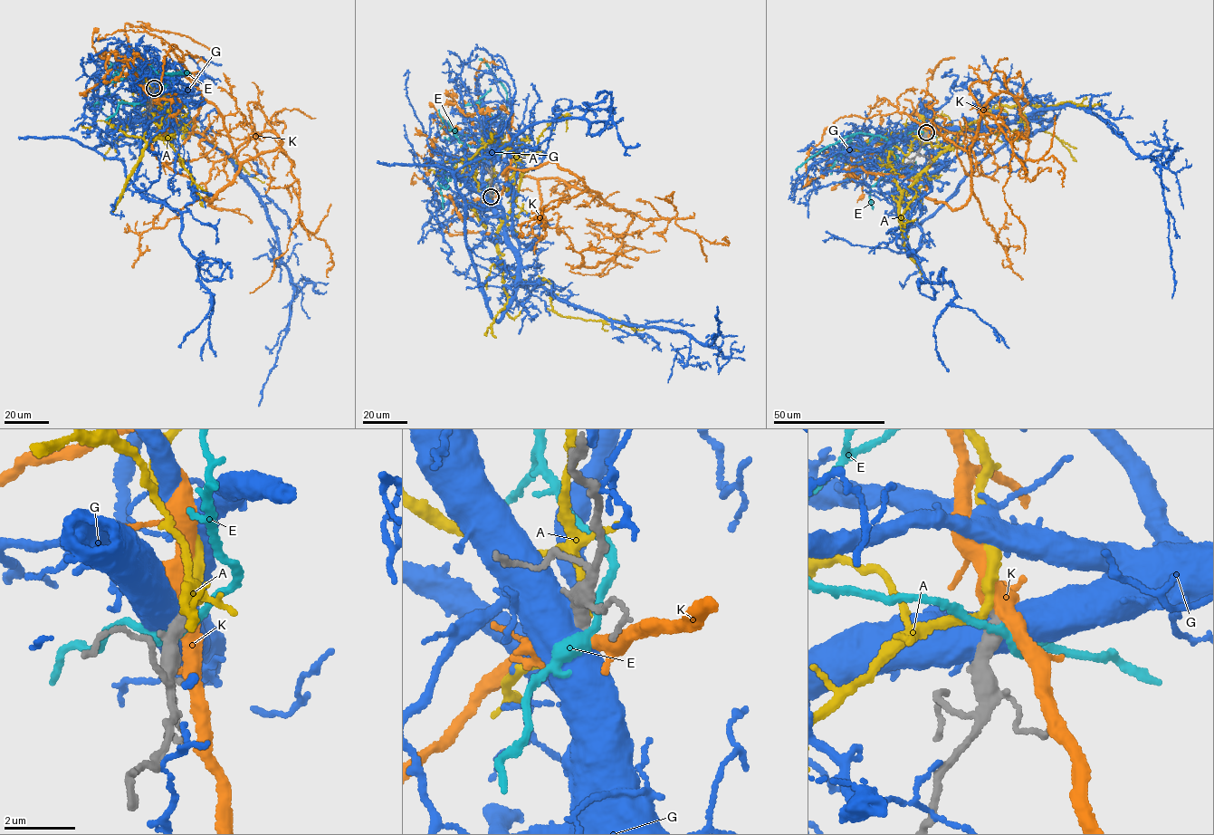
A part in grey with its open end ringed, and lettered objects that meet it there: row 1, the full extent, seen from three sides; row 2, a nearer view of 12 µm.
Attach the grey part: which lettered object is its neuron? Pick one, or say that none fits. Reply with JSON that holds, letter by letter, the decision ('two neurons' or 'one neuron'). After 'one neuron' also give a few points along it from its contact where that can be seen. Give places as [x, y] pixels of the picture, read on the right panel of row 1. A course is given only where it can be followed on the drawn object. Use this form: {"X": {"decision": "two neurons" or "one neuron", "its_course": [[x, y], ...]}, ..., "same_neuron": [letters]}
{"A": {"decision": "two neurons"}, "E": {"decision": "two neurons"}, "G": {"decision": "two neurons"}, "K": {"decision": "two neurons"}, "same_neuron": []}

